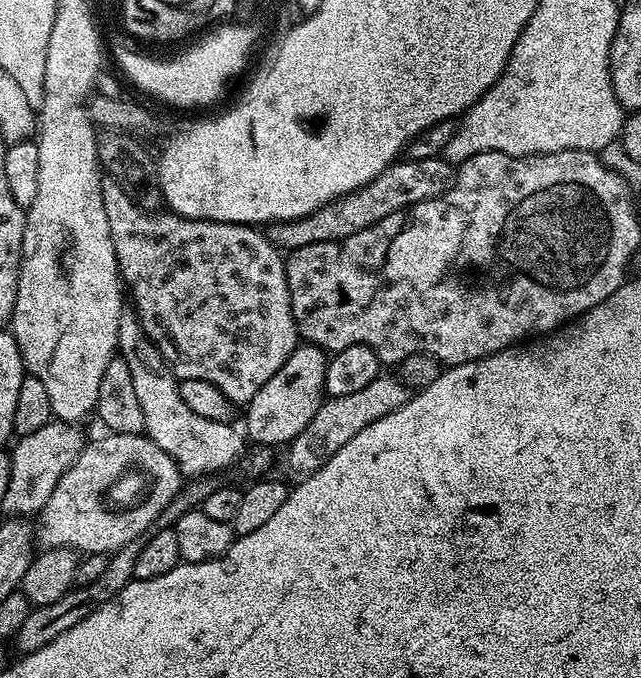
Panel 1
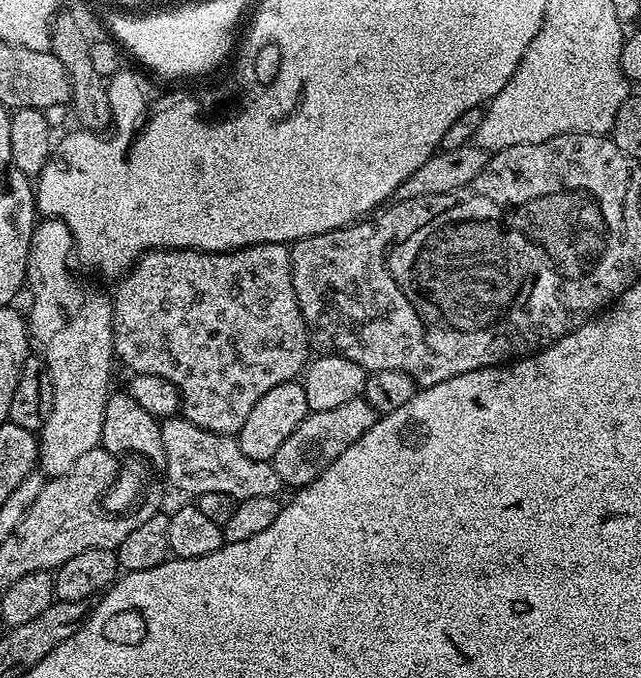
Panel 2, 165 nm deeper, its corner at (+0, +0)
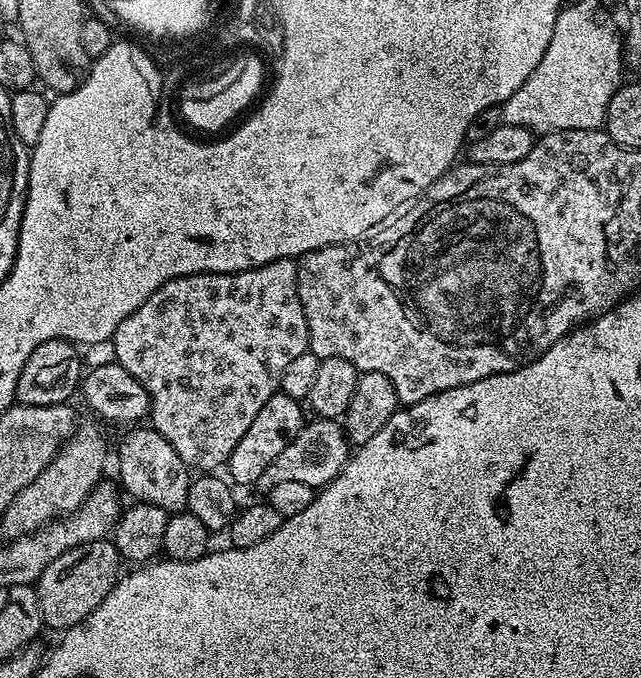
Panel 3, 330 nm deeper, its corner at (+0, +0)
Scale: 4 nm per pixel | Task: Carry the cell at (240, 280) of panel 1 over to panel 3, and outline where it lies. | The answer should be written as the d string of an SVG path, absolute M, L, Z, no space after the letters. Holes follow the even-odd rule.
M285 258L270 262L261 268L251 268L245 272L235 272L234 274L203 272L166 282L158 290L154 290L154 294L150 294L150 298L146 298L146 302L142 302L142 306L138 306L138 310L134 310L134 314L130 314L130 318L122 321L112 336L110 348L116 351L115 363L130 370L130 374L134 374L134 378L146 390L146 394L150 398L148 416L153 430L162 434L162 438L166 438L166 442L170 442L170 446L174 446L178 458L182 458L182 462L187 464L189 469L200 474L215 473L227 465L230 454L234 454L234 446L238 446L238 441L241 440L242 434L246 434L250 422L254 422L258 410L262 410L262 406L266 406L266 402L270 402L270 398L275 392L281 391L283 384L280 383L283 382L288 367L300 355L305 355L308 352L308 327L306 326L306 314L302 310L302 302L298 298L296 260Z

